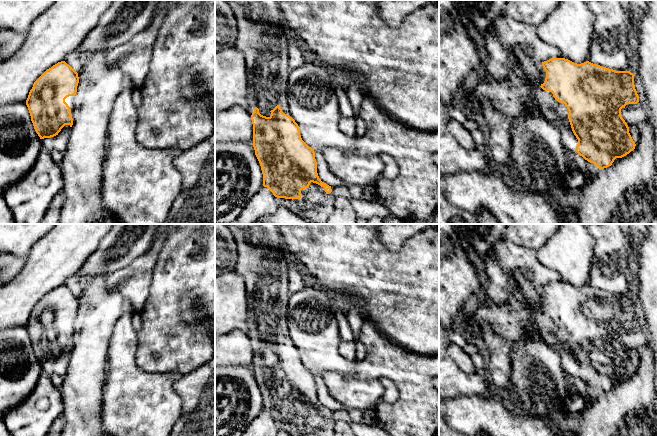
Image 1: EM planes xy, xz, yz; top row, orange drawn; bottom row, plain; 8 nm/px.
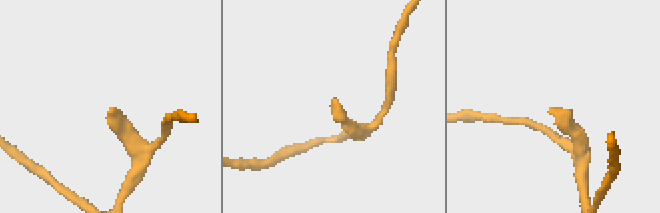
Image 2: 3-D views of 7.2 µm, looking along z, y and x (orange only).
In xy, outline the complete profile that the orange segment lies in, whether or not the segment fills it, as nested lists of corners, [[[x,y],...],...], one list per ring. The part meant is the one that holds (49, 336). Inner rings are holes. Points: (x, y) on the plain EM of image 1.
[[[65,285],[47,293],[33,308],[26,324],[42,372],[63,377],[73,349],[78,297]]]

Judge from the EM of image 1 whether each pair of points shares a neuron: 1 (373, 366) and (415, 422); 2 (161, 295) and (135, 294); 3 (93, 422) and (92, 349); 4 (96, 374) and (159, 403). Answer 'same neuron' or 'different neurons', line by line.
1: same neuron
2: different neurons
3: same neuron
4: different neurons

